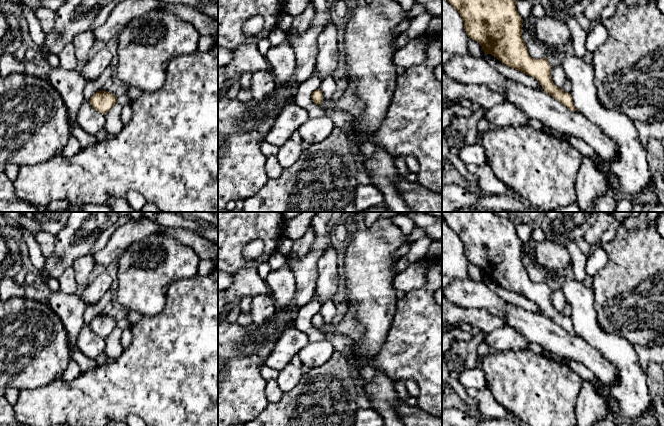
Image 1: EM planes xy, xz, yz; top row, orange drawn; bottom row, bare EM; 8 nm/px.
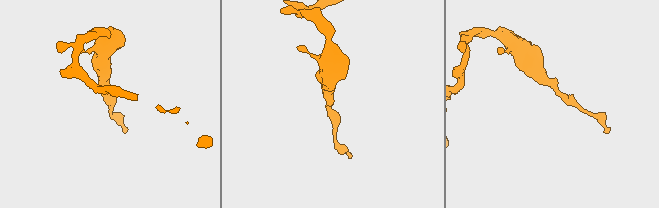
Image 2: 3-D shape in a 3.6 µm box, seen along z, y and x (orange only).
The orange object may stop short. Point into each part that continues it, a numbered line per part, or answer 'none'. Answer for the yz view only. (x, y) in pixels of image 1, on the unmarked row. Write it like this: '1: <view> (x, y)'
none

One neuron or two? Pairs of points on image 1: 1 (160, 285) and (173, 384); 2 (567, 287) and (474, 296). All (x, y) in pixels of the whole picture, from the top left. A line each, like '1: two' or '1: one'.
1: two
2: two

